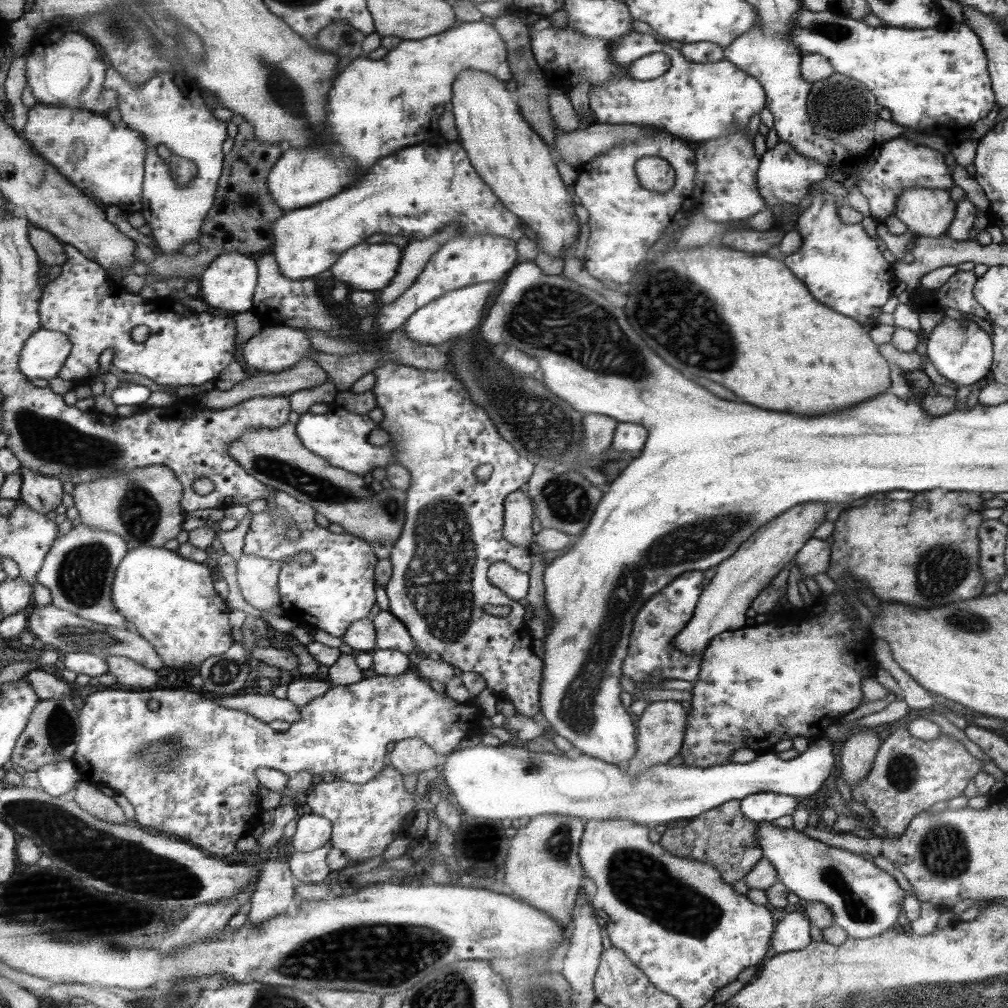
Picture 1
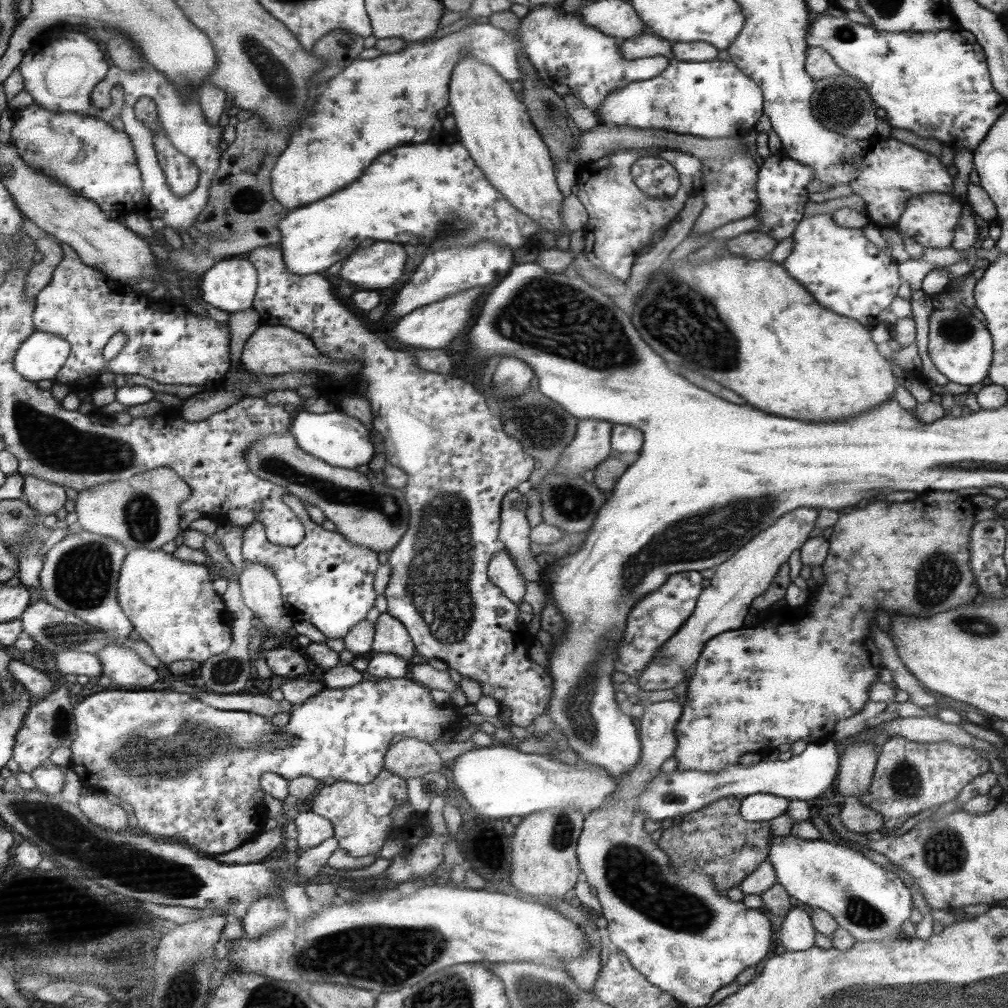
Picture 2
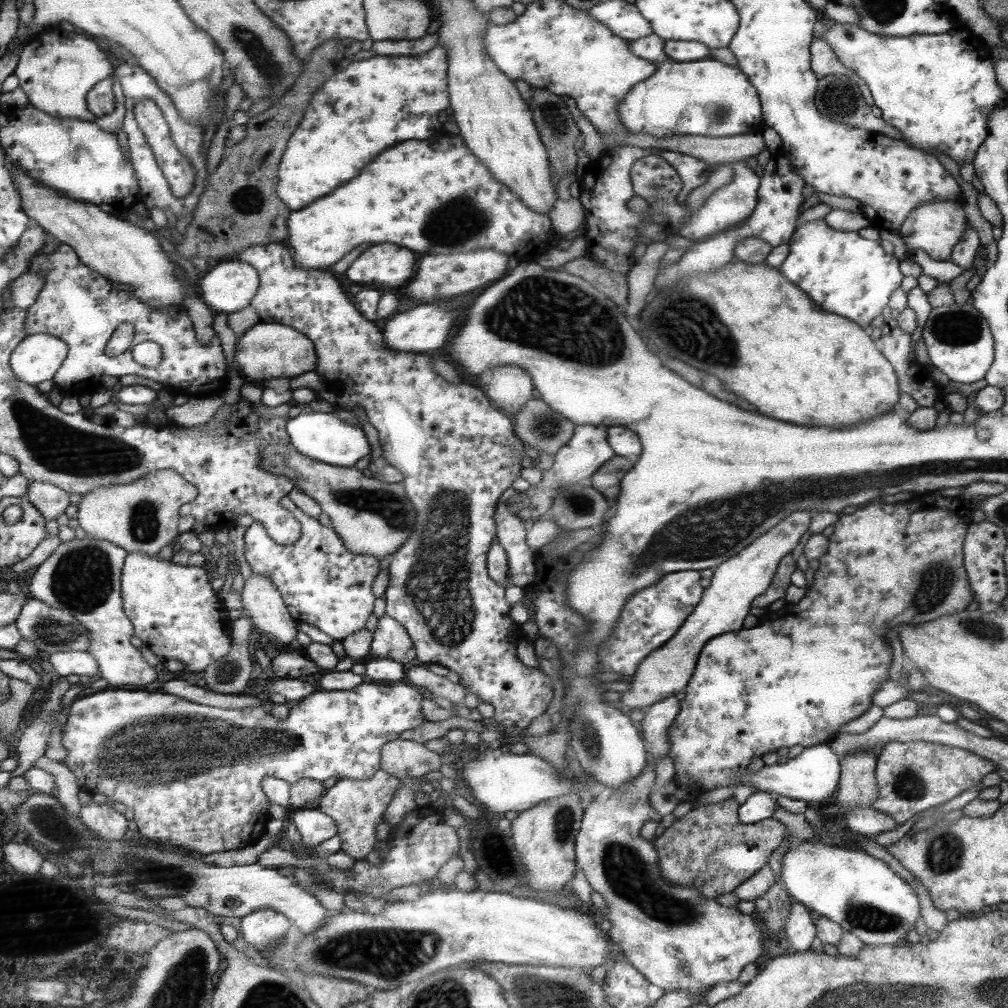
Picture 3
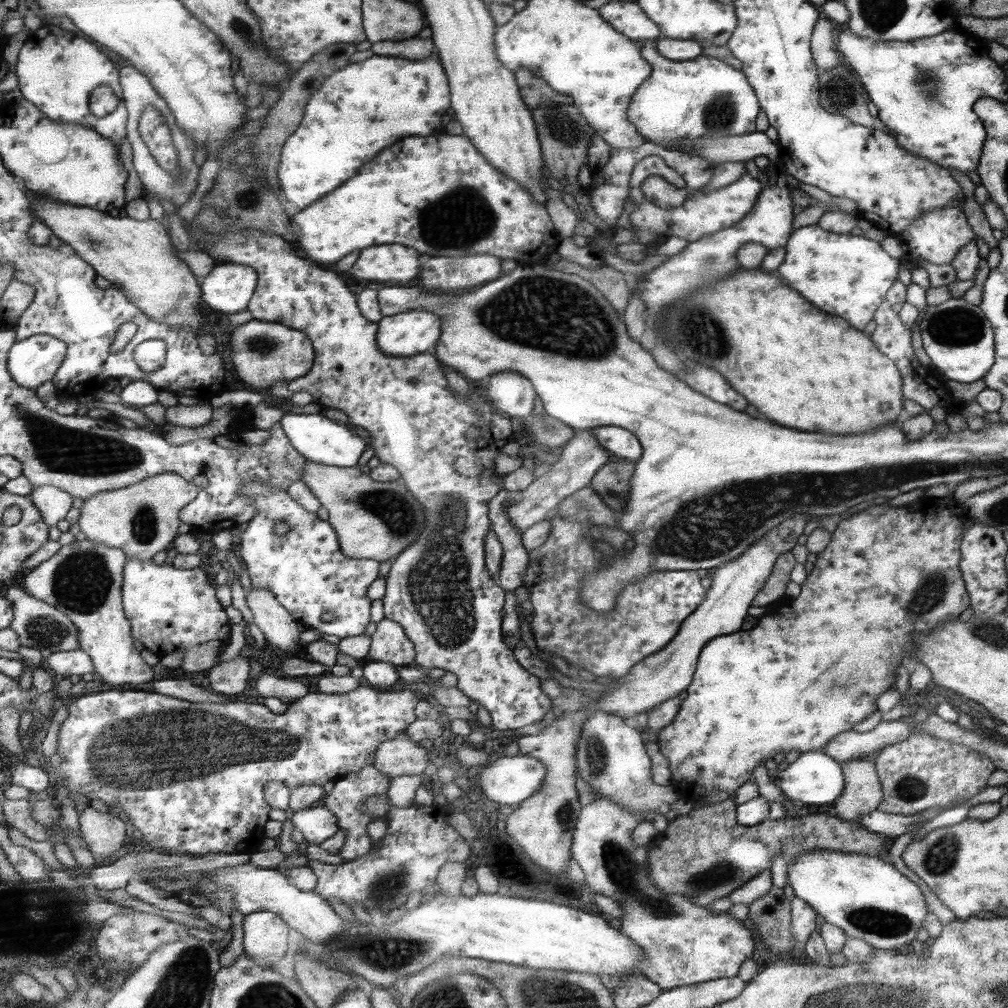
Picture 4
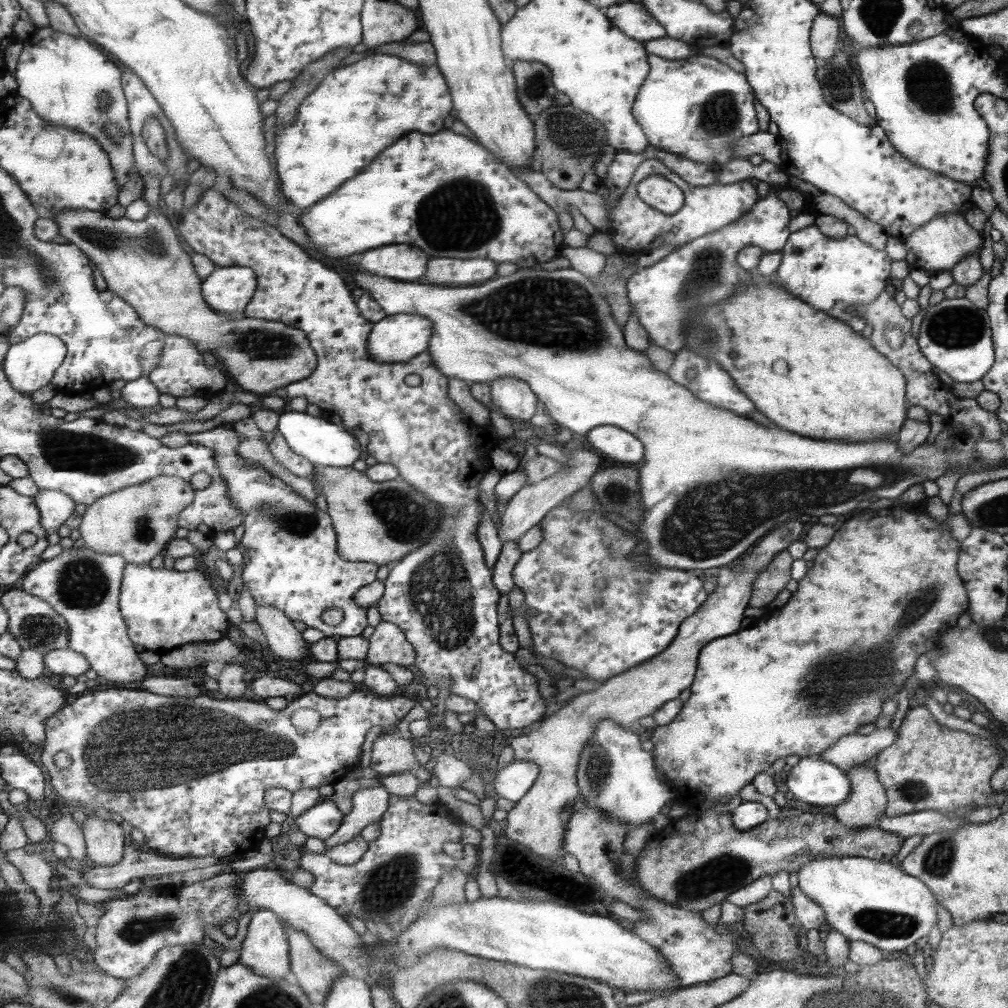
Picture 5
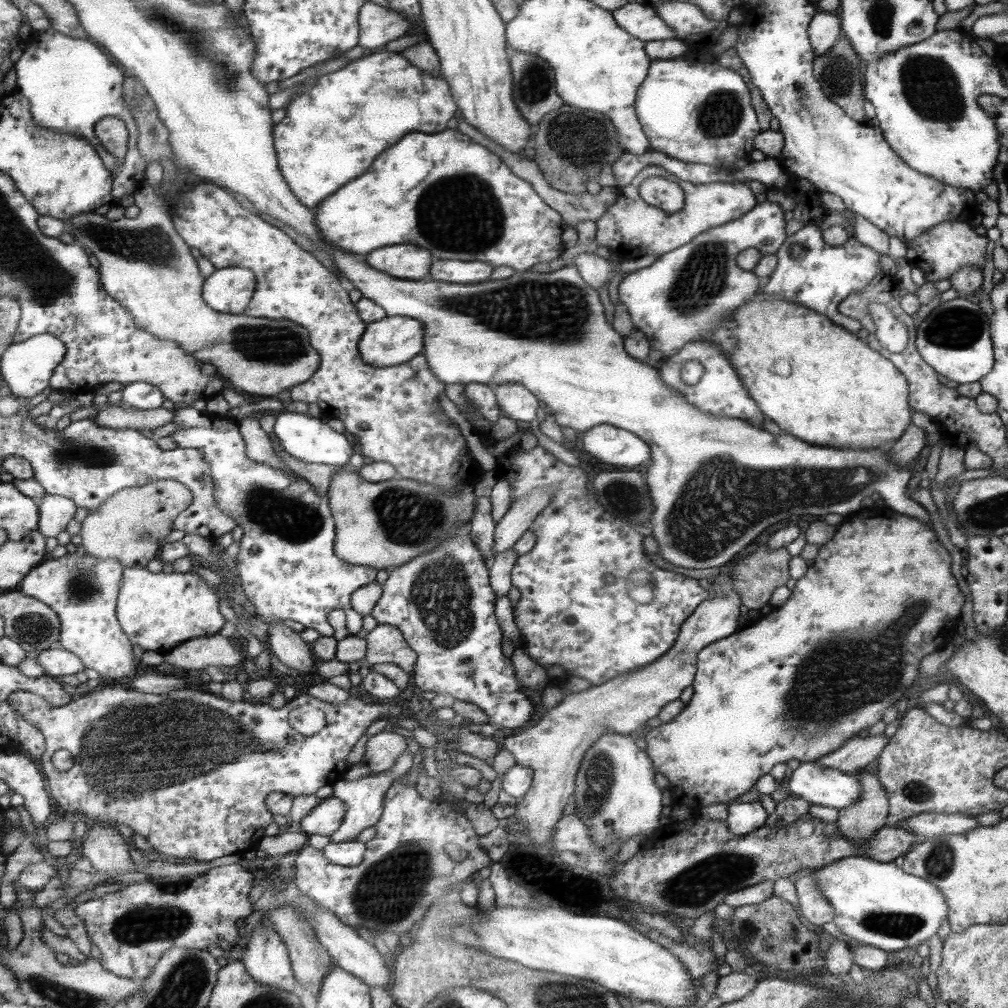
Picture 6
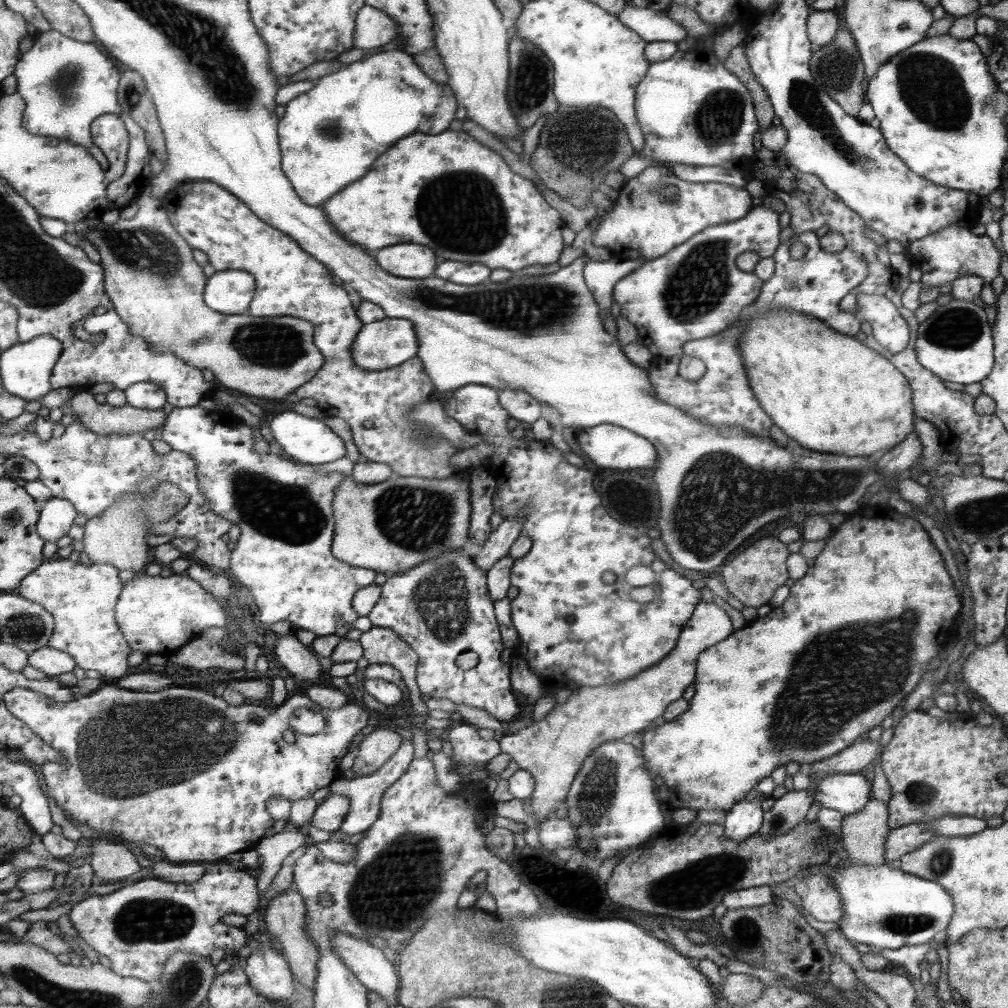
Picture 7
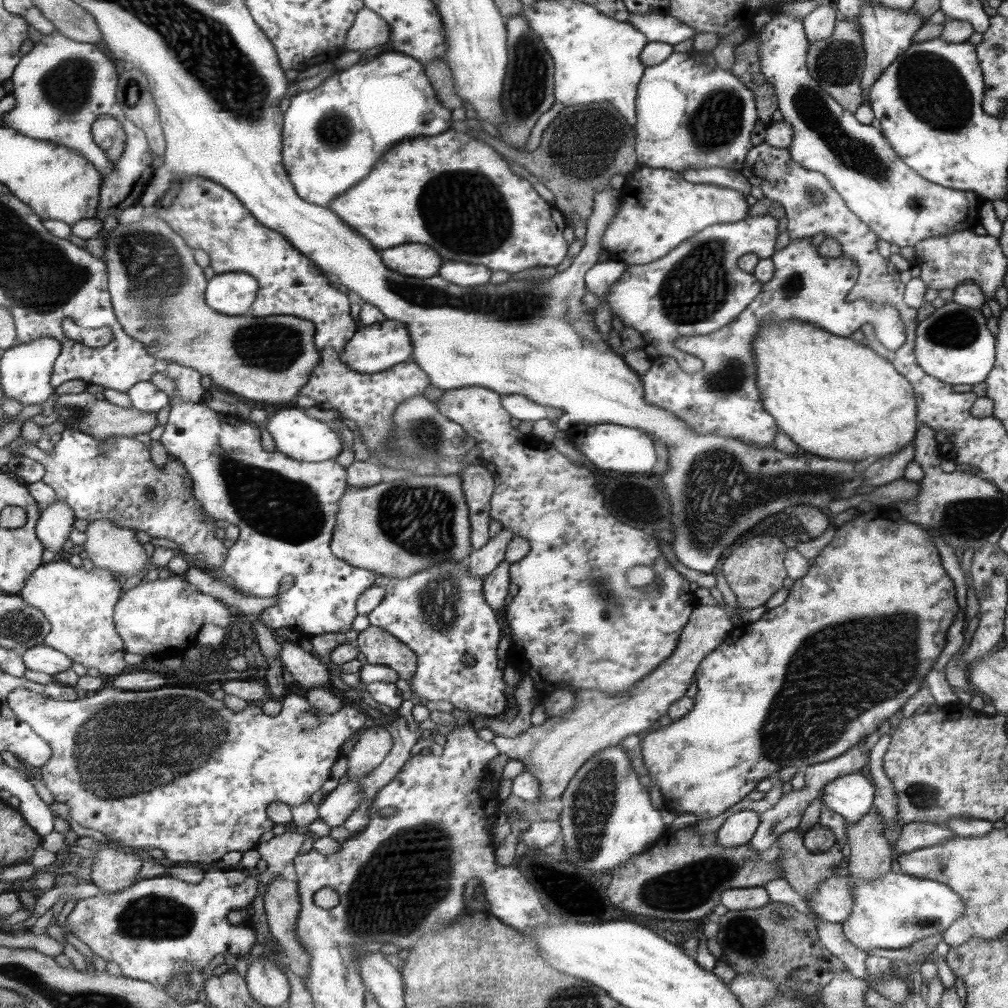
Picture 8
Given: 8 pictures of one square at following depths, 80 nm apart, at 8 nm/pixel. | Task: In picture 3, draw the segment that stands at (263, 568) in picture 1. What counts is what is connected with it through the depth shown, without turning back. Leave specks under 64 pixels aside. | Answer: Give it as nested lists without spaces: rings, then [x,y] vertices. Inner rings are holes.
[[[251,574],[244,582],[241,598],[254,630],[263,632],[277,644],[291,644],[295,640],[297,624],[291,620],[280,592],[269,579]]]

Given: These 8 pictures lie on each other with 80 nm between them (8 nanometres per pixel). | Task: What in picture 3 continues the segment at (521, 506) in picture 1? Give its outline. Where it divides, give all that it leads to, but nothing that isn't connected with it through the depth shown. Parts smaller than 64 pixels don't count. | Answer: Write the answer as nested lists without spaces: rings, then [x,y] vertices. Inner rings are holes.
[[[507,488],[506,491],[499,496],[495,506],[494,520],[496,523],[496,539],[495,542],[502,546],[507,556],[507,578],[508,582],[513,586],[525,587],[531,586],[535,577],[535,560],[534,550],[527,546],[525,537],[527,524],[521,520],[516,513],[509,510],[509,500],[511,496],[517,494],[517,492],[511,488]]]

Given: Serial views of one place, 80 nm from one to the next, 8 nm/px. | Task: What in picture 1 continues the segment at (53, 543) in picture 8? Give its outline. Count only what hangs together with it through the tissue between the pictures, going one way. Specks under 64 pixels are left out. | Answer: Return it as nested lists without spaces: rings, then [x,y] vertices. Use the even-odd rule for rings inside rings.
[[[33,469],[20,470],[22,476],[21,500],[41,514],[55,511],[63,504],[63,482],[57,478],[43,476]]]

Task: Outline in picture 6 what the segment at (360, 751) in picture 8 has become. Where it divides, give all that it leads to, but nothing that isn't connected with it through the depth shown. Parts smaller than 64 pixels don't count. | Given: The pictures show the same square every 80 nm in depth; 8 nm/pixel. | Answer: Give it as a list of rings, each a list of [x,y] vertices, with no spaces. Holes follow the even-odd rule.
[[[380,731],[366,740],[360,761],[372,773],[378,773],[387,770],[405,749],[407,744],[403,736]]]

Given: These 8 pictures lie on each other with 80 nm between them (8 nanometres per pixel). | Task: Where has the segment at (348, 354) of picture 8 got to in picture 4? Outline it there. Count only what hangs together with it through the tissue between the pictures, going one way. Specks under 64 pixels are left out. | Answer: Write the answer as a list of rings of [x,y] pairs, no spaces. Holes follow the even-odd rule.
[[[421,309],[382,316],[376,324],[378,351],[393,357],[432,351],[440,333],[439,317]]]

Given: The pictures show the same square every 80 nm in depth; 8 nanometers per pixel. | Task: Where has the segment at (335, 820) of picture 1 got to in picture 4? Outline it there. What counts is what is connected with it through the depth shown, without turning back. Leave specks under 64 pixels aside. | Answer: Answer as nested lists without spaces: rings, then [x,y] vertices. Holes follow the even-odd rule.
[[[365,763],[357,772],[344,776],[343,780],[334,781],[329,794],[325,794],[323,797],[323,806],[327,807],[335,815],[335,818],[338,820],[338,828],[343,829],[345,833],[345,840],[342,842],[340,850],[336,852],[336,855],[340,856],[344,862],[362,857],[373,848],[373,842],[365,831],[365,826],[369,822],[373,822],[373,816],[364,814],[362,800],[366,799],[369,795],[386,796],[389,784],[389,776],[376,769],[371,763]]]

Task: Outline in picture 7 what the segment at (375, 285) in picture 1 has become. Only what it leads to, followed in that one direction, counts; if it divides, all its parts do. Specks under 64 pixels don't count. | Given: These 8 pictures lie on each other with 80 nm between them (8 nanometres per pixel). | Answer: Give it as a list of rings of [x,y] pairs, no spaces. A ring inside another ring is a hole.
[[[395,244],[379,252],[371,252],[381,268],[393,276],[418,279],[433,276],[435,254],[421,244]]]

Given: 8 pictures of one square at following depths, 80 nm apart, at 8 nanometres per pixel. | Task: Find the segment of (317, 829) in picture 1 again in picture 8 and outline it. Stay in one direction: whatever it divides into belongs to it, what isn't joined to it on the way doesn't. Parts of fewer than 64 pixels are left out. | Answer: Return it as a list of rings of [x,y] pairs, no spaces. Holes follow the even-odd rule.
[[[343,779],[331,792],[324,794],[317,804],[318,817],[329,828],[341,826],[362,802],[362,792],[358,784],[360,779]]]

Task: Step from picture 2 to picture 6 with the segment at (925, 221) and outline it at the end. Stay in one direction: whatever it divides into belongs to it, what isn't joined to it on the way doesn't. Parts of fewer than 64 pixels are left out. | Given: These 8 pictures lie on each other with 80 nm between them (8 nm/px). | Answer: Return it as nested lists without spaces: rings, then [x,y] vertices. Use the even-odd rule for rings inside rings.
[[[959,221],[939,222],[937,227],[905,242],[905,260],[911,268],[923,271],[926,282],[948,279],[954,272],[964,266],[974,266],[982,271],[983,262],[987,260],[987,239],[985,234],[978,235],[969,224]]]

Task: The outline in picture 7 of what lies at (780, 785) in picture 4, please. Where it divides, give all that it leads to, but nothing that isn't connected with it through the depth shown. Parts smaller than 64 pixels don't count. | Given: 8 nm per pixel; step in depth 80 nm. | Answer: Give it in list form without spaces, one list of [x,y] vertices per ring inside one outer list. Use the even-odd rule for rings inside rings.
[[[797,772],[791,780],[793,791],[813,785],[814,800],[819,802],[822,808],[837,810],[843,815],[861,811],[869,800],[869,782],[860,773],[831,773],[827,778],[812,782],[808,775]]]

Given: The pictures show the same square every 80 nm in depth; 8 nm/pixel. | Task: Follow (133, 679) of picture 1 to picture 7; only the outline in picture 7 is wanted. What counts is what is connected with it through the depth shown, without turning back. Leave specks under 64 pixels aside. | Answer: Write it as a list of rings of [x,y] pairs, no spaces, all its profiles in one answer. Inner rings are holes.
[[[54,557],[23,580],[19,594],[27,600],[43,605],[55,621],[54,634],[50,638],[50,646],[75,657],[78,666],[85,670],[96,670],[102,676],[118,680],[129,670],[129,654],[132,648],[123,634],[116,619],[116,606],[124,589],[124,582],[119,577],[121,572],[111,564],[81,564],[71,560]]]

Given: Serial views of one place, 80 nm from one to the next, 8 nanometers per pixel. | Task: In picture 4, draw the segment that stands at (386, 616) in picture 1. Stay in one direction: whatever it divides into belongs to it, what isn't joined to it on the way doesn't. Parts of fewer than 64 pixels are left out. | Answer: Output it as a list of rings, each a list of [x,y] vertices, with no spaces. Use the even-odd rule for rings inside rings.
[[[383,618],[376,624],[376,631],[370,636],[367,660],[407,667],[414,661],[413,645],[403,632],[402,625]]]

